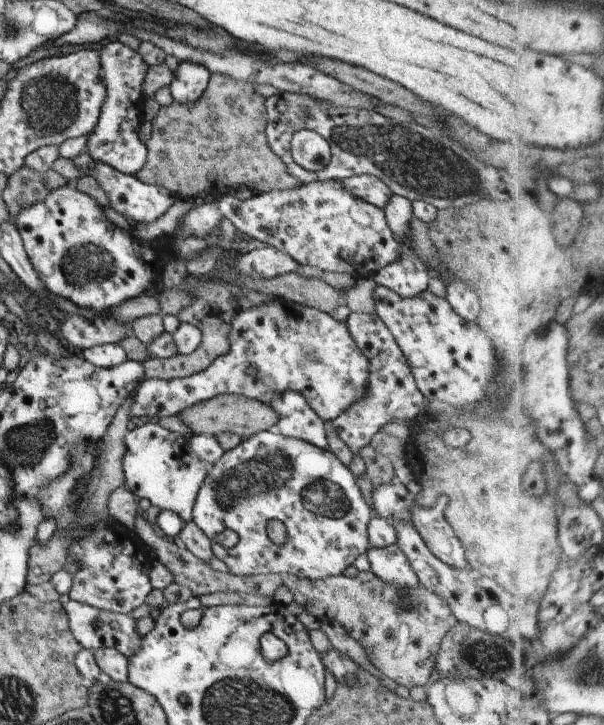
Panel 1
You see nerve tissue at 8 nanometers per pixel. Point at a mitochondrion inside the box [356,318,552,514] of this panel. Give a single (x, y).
(492, 368)

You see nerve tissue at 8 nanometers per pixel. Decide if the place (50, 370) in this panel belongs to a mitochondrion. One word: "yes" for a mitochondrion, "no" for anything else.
no

